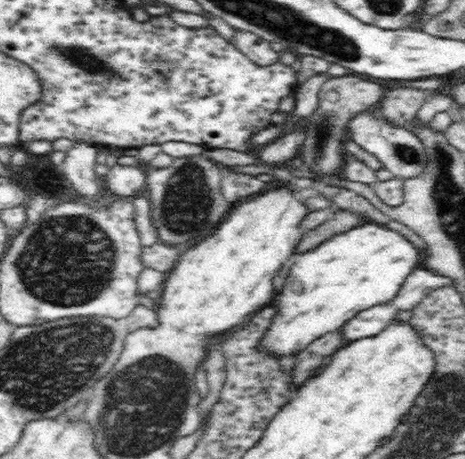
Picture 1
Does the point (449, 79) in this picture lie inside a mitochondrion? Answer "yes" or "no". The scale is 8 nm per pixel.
no

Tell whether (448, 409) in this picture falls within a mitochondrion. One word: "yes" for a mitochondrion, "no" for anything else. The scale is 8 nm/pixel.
yes

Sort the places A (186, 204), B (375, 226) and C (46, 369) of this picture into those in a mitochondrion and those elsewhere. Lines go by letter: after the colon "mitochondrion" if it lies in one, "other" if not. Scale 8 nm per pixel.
A: mitochondrion
B: other
C: mitochondrion

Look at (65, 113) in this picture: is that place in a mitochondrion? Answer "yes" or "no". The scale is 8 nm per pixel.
no

